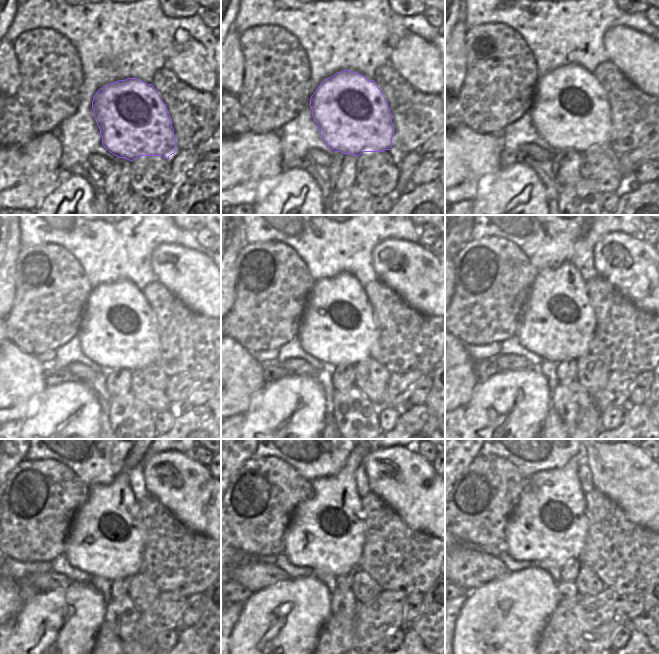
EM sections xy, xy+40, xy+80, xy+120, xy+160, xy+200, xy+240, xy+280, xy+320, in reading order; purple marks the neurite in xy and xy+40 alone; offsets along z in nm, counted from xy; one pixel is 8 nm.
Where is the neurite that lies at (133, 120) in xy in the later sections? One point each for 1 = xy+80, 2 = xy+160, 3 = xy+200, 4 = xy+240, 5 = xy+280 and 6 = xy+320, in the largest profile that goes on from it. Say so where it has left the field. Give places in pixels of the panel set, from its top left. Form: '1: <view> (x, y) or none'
1: xy+80 (570, 109)
2: xy+160 (338, 327)
3: xy+200 (557, 323)
4: xy+240 (106, 537)
5: xy+280 (326, 532)
6: xy+320 (549, 522)

